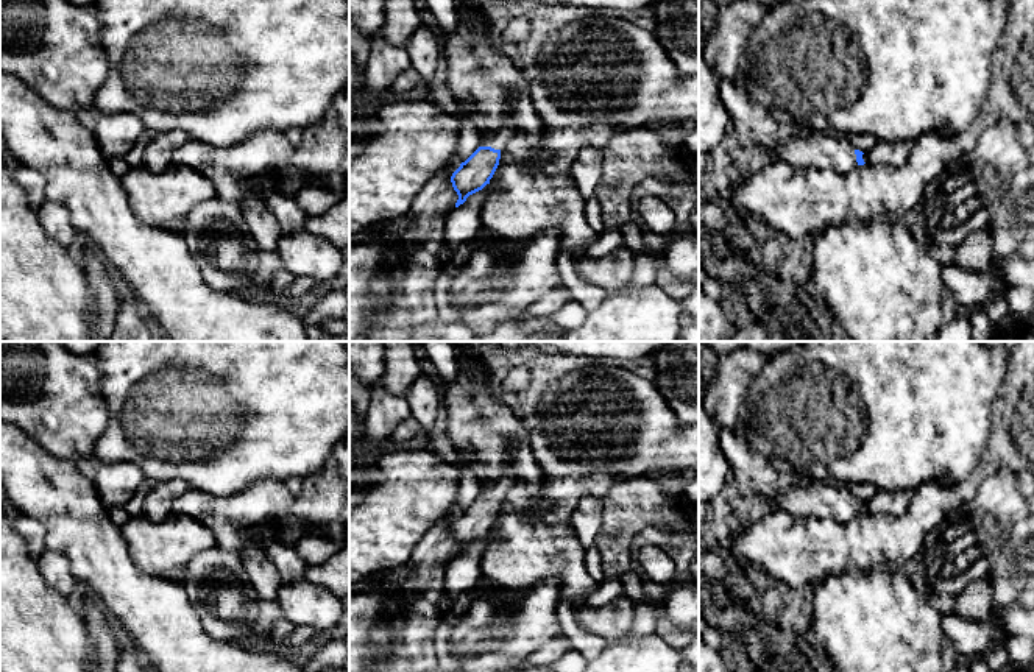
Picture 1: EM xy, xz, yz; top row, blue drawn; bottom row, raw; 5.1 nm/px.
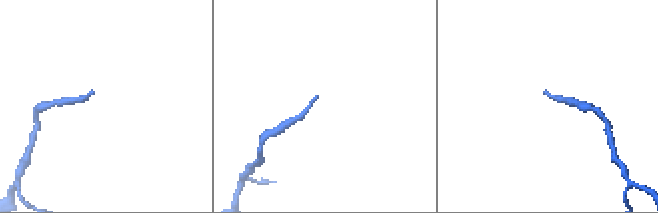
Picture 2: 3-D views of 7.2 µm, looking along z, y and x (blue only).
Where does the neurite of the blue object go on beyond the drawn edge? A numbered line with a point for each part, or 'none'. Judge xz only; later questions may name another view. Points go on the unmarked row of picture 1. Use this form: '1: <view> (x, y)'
1: xz (506, 484)

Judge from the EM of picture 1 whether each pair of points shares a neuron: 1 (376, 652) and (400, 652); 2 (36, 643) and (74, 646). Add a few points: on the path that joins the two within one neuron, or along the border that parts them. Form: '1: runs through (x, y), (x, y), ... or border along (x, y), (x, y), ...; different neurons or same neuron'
1: border along (389, 641), (390, 655); different neurons
2: runs through (46, 646), (64, 646); same neuron

